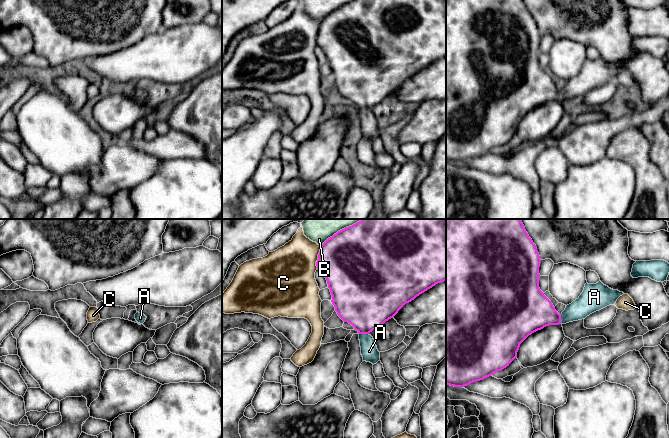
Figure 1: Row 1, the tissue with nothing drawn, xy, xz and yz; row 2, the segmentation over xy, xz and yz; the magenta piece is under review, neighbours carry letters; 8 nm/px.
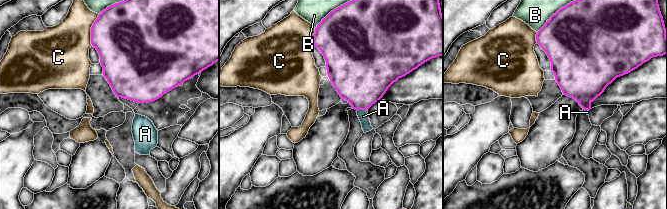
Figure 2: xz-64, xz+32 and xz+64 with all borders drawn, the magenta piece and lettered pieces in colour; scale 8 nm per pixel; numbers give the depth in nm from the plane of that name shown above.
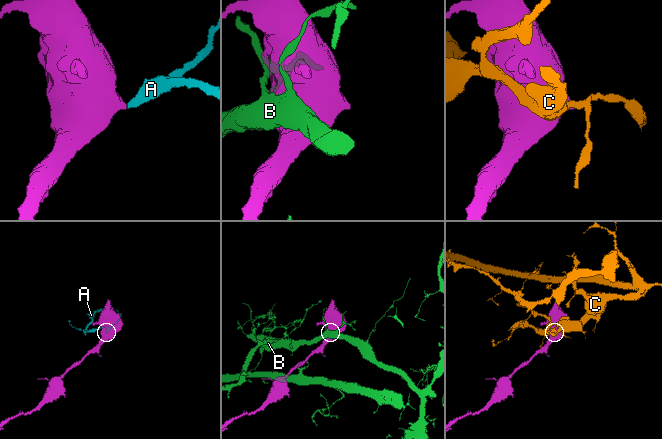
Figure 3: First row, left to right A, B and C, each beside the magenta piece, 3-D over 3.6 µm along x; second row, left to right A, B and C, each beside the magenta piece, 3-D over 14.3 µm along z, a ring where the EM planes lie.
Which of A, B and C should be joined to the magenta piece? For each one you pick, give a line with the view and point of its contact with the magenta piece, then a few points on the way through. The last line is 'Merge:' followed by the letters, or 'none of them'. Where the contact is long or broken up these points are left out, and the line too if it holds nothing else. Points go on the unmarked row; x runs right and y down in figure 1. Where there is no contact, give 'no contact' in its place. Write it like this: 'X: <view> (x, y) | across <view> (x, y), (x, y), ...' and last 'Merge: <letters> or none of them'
A: xz (364, 109) | across xz (366, 78), (364, 109), (369, 127)
Merge: A

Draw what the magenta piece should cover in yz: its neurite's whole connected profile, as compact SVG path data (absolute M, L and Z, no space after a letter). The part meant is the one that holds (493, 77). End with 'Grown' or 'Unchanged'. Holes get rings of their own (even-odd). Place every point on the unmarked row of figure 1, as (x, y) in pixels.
M446 0L446 160L454 163L464 163L470 159L483 156L497 147L501 147L517 133L520 120L532 109L549 101L566 100L585 95L590 90L609 81L615 81L617 75L624 69L613 66L601 57L596 60L585 60L578 75L567 81L560 91L551 77L539 64L539 43L541 35L536 21L529 13L523 0Z. Grown

